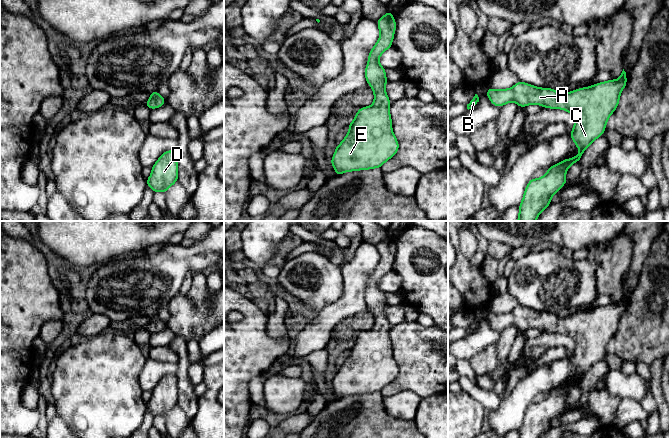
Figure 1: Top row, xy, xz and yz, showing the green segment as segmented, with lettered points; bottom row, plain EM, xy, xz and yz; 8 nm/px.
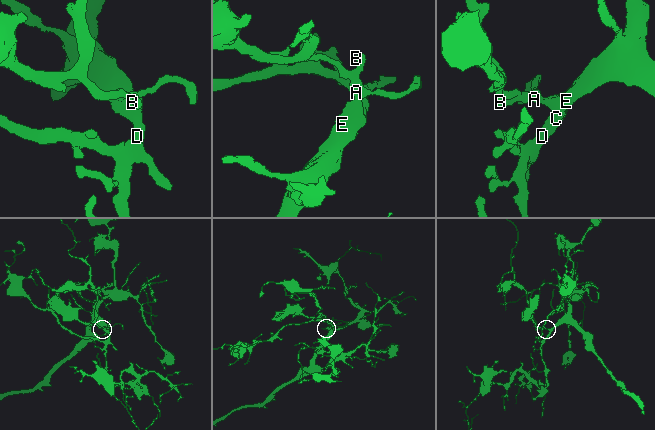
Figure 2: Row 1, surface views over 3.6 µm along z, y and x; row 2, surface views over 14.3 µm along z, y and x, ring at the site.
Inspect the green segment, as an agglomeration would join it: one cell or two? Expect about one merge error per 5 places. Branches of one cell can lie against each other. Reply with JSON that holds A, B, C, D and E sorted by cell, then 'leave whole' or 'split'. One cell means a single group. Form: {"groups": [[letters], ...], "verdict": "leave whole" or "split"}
{"groups": [["A", "B", "C", "D", "E"]], "verdict": "leave whole"}

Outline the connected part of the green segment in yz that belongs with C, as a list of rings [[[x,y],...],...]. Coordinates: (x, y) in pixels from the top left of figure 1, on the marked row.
[[[623,69],[618,80],[610,79],[565,94],[521,81],[510,89],[494,90],[487,87],[487,97],[497,107],[502,107],[511,101],[519,107],[538,104],[549,109],[565,110],[575,117],[573,130],[569,135],[580,153],[574,158],[552,165],[544,176],[538,179],[532,178],[528,182],[519,205],[517,221],[536,221],[540,212],[547,209],[552,196],[567,183],[565,175],[567,169],[579,162],[589,145],[605,132],[607,120],[617,108],[626,83],[626,72]]]

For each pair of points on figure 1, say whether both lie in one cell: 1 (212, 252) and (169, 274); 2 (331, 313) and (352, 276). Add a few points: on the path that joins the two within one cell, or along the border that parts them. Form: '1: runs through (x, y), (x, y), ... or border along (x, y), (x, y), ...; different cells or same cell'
1: runs through (201, 258), (183, 260), (180, 263); same cell
2: runs through (341, 305), (352, 294), (352, 286); same cell

